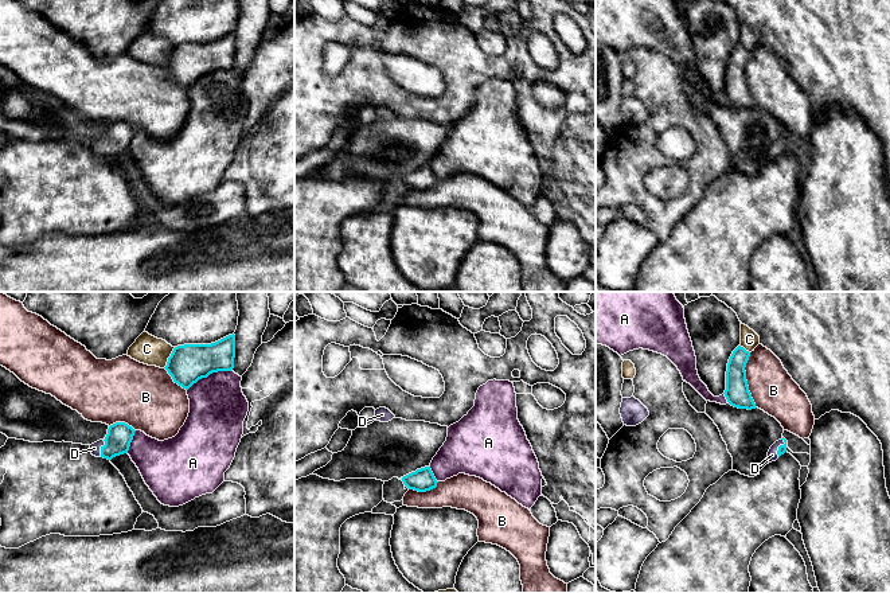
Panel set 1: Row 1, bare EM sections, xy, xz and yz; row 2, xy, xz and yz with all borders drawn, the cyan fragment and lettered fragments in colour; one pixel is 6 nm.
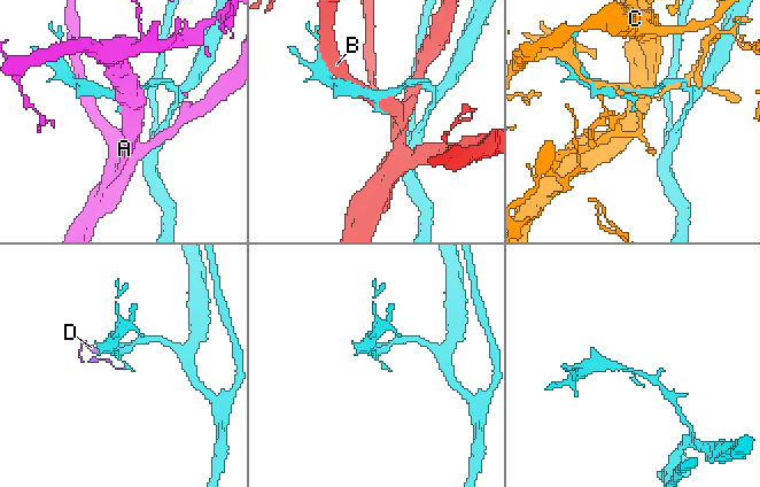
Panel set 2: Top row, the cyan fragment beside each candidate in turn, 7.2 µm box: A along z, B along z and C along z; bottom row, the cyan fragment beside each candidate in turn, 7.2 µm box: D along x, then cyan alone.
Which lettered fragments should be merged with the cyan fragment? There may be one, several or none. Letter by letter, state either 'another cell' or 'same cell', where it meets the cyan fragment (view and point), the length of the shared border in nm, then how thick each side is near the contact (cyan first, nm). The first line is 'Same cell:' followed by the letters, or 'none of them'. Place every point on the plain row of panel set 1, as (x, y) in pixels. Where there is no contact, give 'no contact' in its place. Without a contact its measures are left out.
Same cell: D
A: another cell | xy (209, 73) | 300 nm | 240/340 nm
B: another cell | yz (745, 78) | 340 nm | 150/260 nm
C: another cell | xy (168, 57) | 150 nm | 240/170 nm
D: same cell | xy (101, 147) | 110 nm | 160/60 nm

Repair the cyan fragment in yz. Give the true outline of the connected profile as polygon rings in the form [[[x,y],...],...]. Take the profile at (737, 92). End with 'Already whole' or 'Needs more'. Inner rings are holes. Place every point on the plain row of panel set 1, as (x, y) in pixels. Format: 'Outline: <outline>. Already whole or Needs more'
Outline: [[[741,44],[733,50],[727,62],[726,89],[723,93],[731,105],[752,109],[756,108],[756,102],[749,90],[745,70],[749,55],[750,51]]]. Already whole

